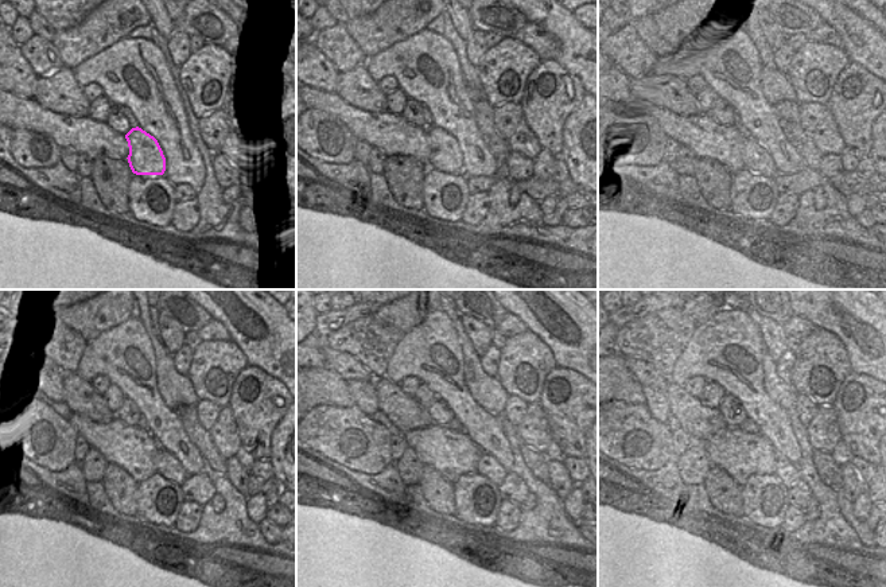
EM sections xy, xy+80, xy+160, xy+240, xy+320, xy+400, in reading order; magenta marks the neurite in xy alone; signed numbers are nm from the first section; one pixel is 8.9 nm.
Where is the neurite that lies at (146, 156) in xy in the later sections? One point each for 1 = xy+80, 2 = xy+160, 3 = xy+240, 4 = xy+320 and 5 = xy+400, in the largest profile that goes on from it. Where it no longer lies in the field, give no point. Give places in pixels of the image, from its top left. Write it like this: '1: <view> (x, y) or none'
1: xy+80 (446, 155)
2: xy+160 (756, 156)
3: xy+240 (166, 465)
4: xy+320 (488, 466)
5: xy+400 (793, 470)

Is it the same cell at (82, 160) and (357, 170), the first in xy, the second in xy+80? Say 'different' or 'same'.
different

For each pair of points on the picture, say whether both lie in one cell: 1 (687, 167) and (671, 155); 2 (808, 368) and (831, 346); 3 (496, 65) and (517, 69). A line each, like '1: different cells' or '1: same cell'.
1: same cell
2: same cell
3: same cell

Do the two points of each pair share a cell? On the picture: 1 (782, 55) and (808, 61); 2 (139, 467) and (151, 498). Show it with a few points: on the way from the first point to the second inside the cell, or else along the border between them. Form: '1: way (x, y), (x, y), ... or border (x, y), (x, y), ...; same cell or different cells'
1: border (792, 47), (792, 59), (784, 72); different cells
2: border (154, 471), (138, 482); different cells

